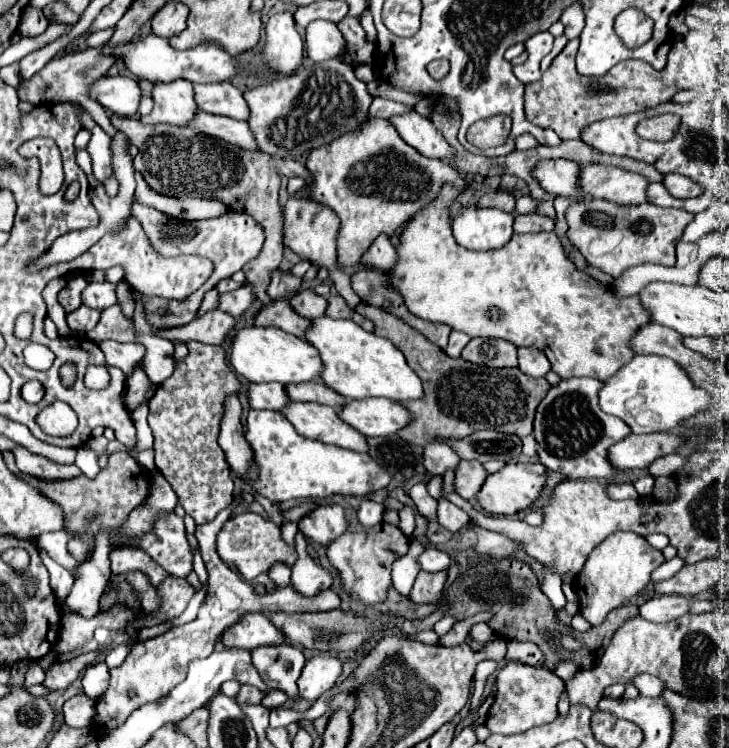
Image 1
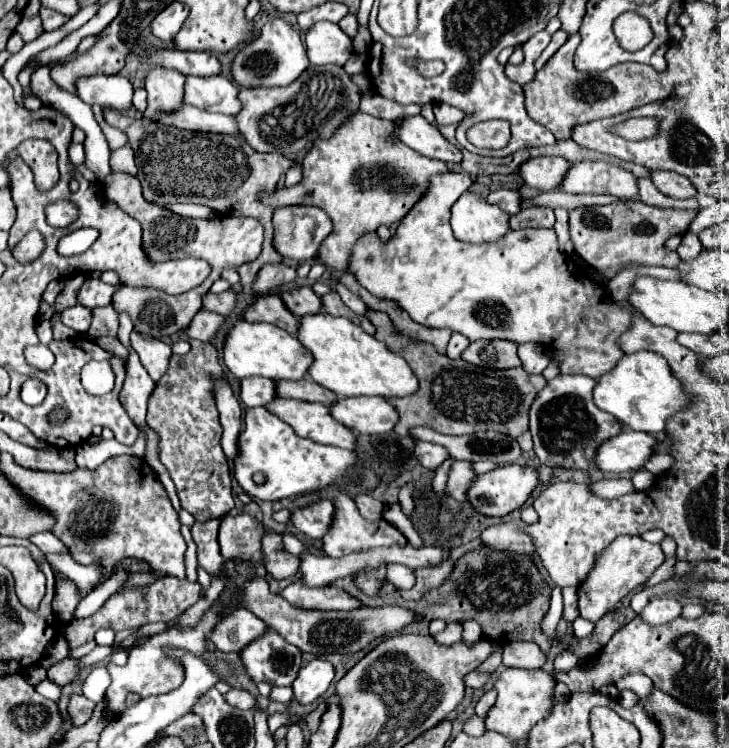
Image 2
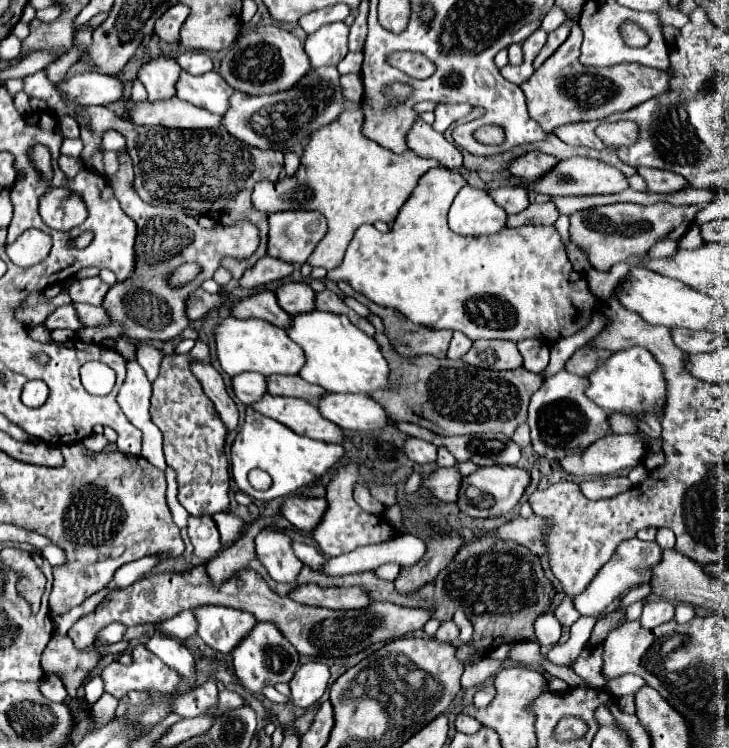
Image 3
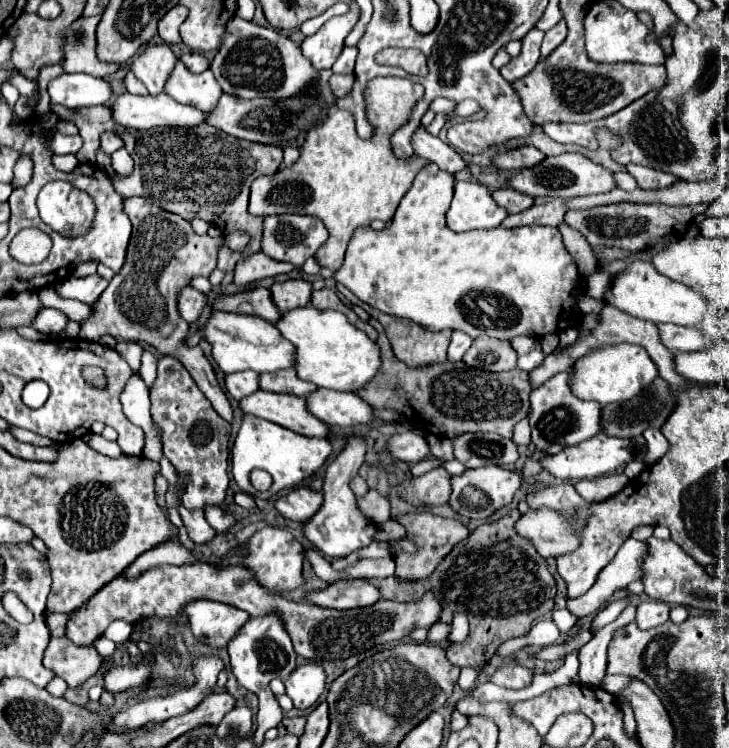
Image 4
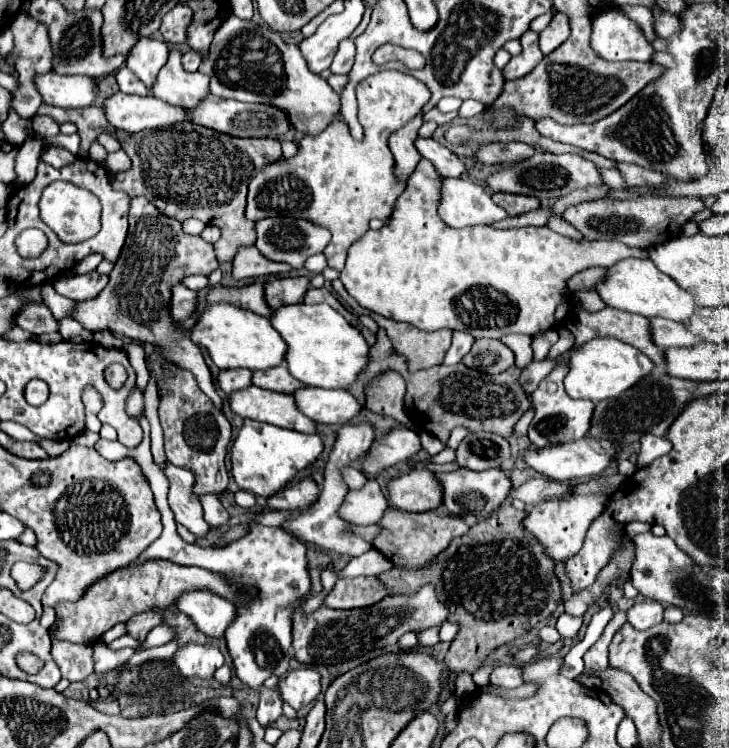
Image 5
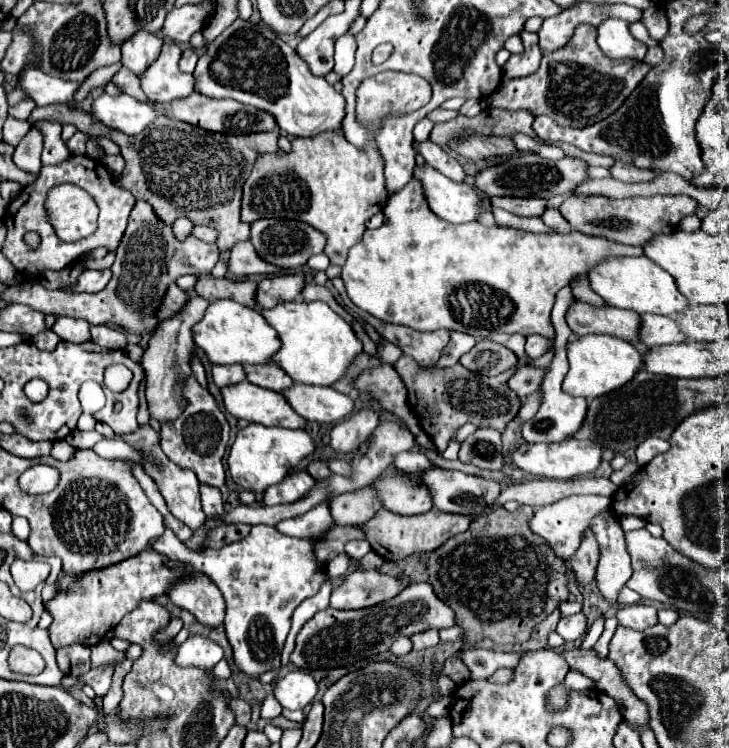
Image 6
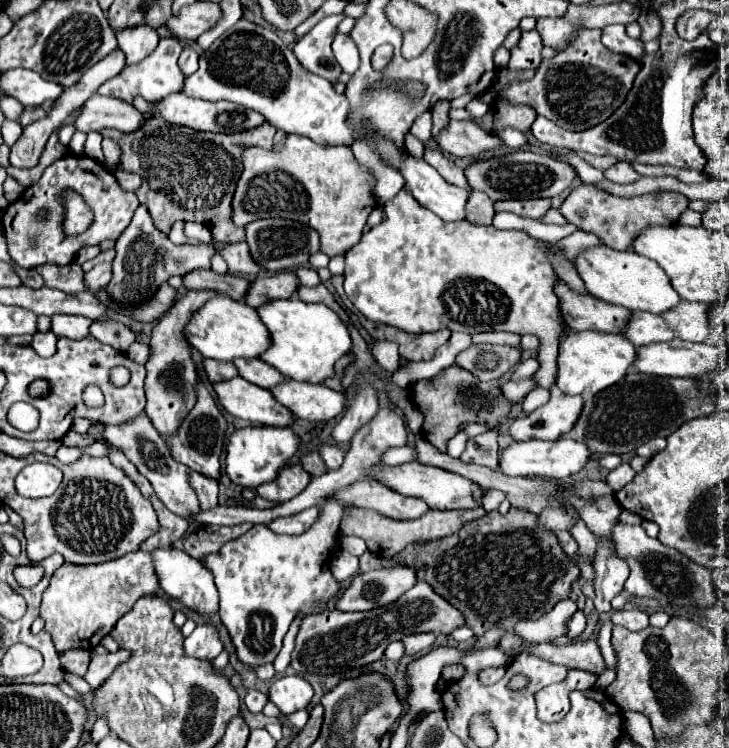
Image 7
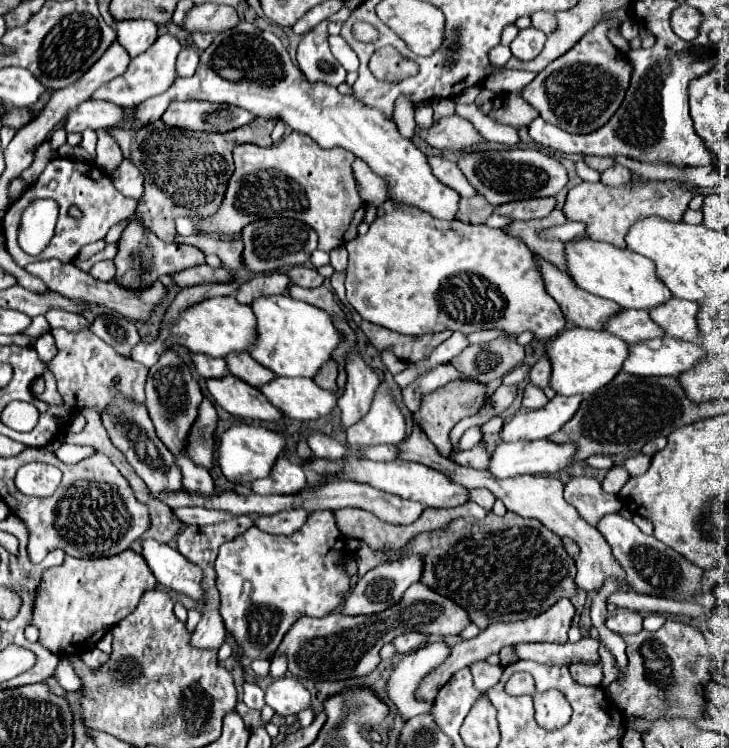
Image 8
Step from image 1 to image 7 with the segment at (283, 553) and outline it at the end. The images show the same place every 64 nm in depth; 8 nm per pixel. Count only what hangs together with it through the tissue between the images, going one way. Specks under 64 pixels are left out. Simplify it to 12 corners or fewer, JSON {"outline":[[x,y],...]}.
{"outline":[[190,472],[190,484],[204,510],[218,506],[218,482]]}

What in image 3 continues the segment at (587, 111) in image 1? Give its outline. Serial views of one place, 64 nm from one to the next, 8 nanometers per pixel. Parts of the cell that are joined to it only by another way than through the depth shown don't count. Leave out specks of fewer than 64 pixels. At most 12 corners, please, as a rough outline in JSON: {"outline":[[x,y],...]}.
{"outline":[[582,30],[524,82],[544,132],[604,120],[668,90],[642,64],[580,64]]}

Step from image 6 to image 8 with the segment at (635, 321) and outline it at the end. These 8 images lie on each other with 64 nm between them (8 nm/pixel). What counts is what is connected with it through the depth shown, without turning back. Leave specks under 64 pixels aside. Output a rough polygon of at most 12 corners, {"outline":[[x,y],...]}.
{"outline":[[540,254],[546,292],[576,326],[602,330],[616,302],[578,288]]}

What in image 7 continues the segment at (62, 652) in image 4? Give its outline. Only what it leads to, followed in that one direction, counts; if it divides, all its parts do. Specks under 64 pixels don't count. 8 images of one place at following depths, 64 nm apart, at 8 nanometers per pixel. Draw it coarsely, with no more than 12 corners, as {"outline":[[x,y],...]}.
{"outline":[[68,650],[60,654],[64,670],[86,674],[88,652]]}

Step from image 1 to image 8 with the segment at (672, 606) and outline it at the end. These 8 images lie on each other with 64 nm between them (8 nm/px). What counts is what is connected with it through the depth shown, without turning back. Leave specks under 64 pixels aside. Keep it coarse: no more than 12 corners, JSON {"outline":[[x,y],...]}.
{"outline":[[622,610],[608,616],[606,626],[616,634],[642,630],[638,612]]}

